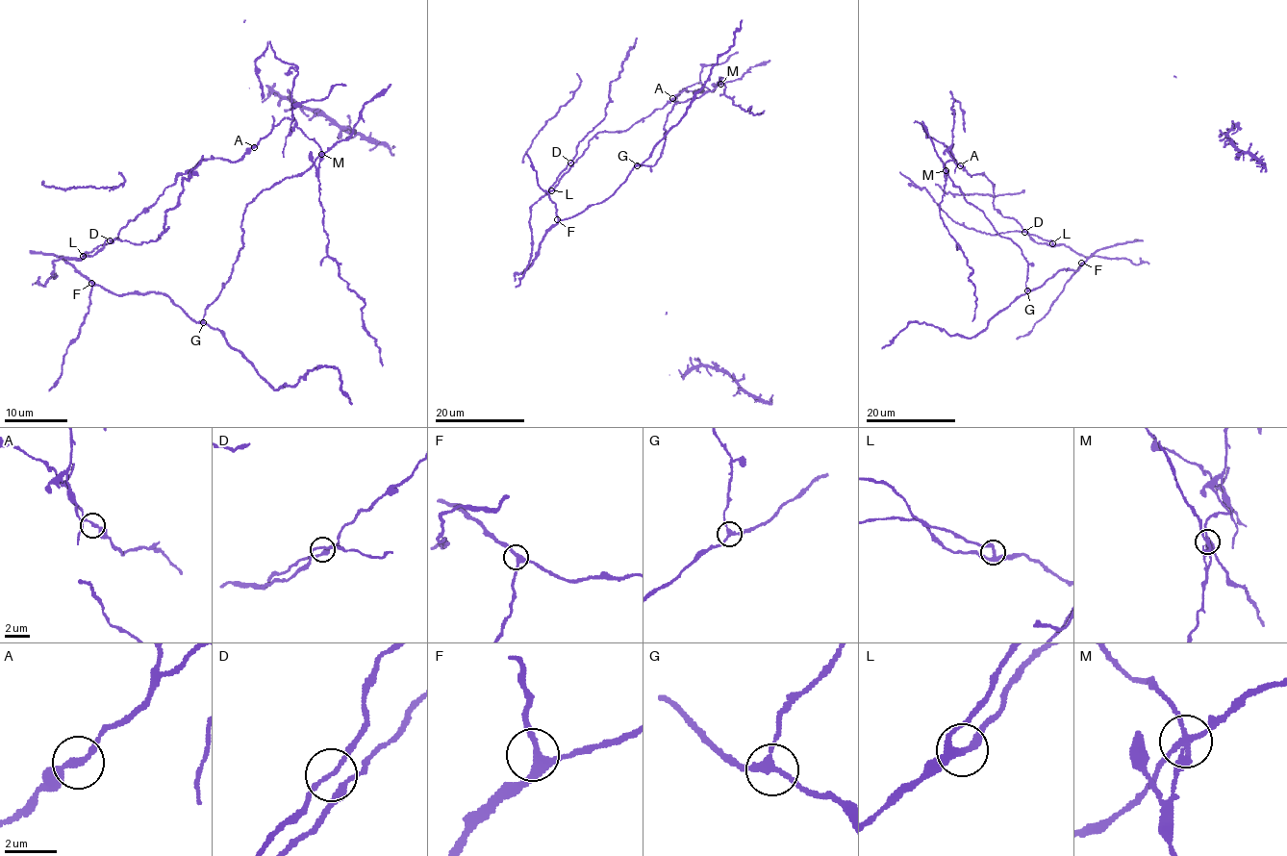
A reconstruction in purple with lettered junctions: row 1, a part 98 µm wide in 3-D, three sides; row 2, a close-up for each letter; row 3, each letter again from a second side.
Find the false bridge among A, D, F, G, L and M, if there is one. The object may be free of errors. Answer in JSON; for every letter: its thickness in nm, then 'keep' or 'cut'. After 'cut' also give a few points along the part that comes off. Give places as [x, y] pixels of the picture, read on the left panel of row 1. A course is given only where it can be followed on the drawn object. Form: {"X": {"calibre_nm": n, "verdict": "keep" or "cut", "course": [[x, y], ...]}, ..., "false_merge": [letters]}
{"A": {"calibre_nm": 220, "verdict": "keep"}, "D": {"calibre_nm": 120, "verdict": "keep"}, "F": {"calibre_nm": 280, "verdict": "keep"}, "G": {"calibre_nm": 240, "verdict": "keep"}, "L": {"calibre_nm": 260, "verdict": "keep"}, "M": {"calibre_nm": 220, "verdict": "cut", "course": [[322, 153], [319, 187], [327, 253], [337, 263], [338, 273], [365, 304], [362, 327], [376, 343], [382, 365]]}, "false_merge": ["M"]}

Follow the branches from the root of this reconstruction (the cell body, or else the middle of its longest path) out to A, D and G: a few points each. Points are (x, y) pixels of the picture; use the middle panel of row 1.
A: (665, 137), (666, 117), (675, 104), (699, 97), (720, 84), (712, 91), (701, 84), (693, 84), (672, 98)
D: (665, 137), (666, 117), (675, 104), (720, 84), (712, 91), (693, 84), (627, 130), (598, 132), (570, 163)
G: (665, 137), (663, 152), (657, 161), (652, 165), (637, 165)

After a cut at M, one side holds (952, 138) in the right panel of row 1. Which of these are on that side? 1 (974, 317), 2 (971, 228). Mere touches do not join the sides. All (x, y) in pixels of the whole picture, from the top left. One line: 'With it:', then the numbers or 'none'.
With it: 1

